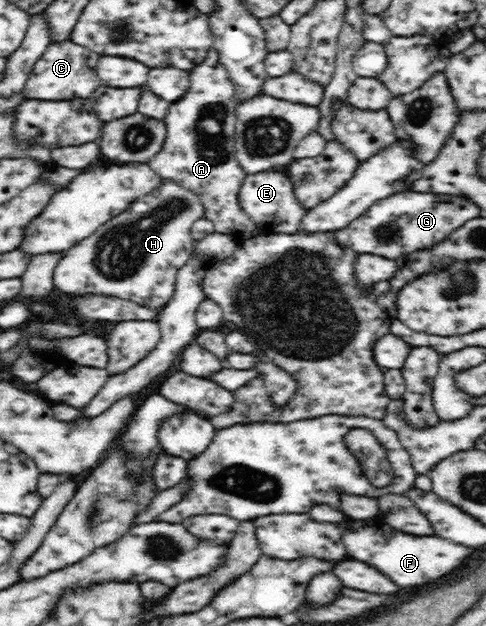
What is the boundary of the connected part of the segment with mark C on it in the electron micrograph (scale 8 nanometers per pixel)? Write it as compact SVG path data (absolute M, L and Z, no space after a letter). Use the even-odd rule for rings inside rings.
M57 41L45 49L45 53L36 60L33 70L28 75L25 87L22 89L25 99L40 99L43 101L61 101L91 97L93 91L101 85L97 79L95 67L99 61L98 53L89 51L86 47L67 41Z

